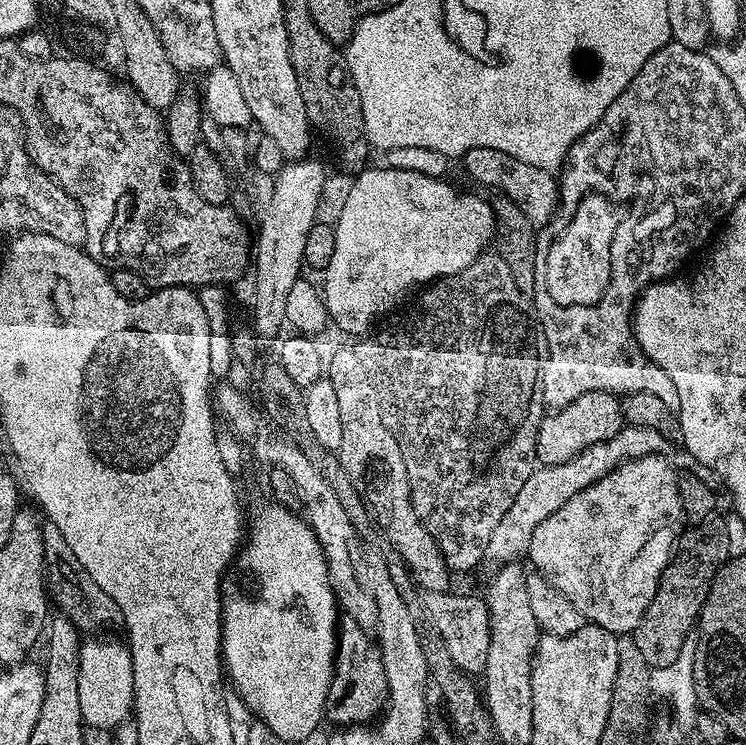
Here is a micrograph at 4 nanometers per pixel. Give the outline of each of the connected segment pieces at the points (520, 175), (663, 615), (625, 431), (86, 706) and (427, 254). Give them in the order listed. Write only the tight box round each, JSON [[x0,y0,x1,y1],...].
[[462,149,559,228],[634,522,729,669],[487,423,716,566],[78,638,134,728],[322,166,495,332]]

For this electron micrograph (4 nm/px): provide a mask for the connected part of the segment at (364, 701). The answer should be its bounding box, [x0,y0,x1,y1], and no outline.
[324,616,388,726]

